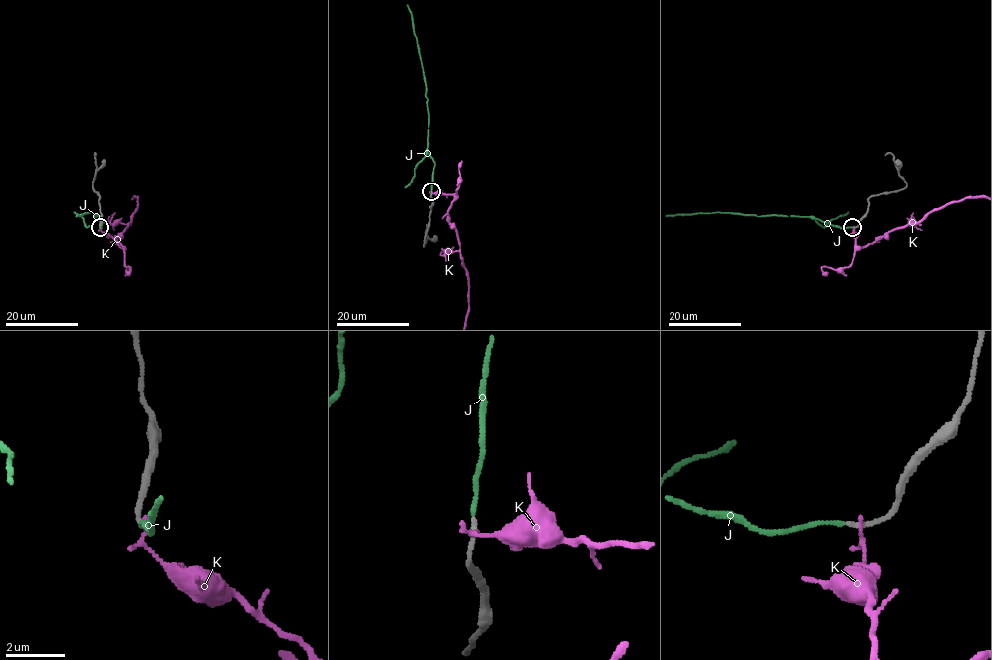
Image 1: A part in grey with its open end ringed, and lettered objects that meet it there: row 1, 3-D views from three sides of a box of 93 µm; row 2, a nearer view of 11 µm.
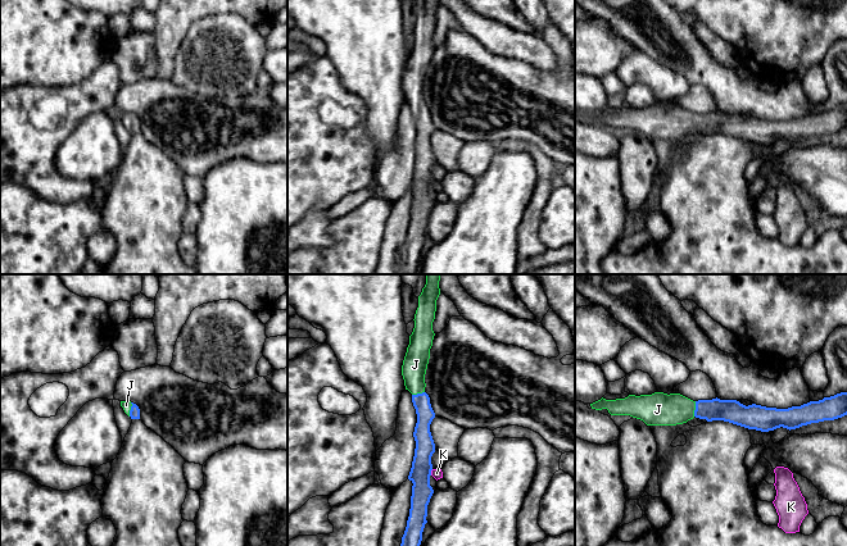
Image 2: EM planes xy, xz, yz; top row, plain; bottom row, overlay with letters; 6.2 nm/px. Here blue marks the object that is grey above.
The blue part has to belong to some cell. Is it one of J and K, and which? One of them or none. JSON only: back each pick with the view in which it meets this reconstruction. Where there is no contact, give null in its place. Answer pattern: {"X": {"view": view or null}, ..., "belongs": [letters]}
{"J": {"view": "yz"}, "belongs": ["J"]}

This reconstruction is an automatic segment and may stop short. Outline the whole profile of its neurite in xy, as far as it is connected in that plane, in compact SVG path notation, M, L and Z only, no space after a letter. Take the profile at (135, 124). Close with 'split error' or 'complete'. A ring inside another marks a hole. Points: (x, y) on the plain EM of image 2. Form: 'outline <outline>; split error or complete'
outline M121 114L121 119L131 132L140 132L140 122L131 114Z; split error

